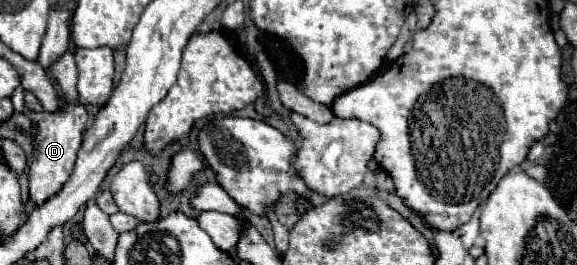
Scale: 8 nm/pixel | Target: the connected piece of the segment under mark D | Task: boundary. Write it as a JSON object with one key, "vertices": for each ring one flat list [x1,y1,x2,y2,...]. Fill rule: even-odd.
{"vertices":[[66,52,50,68,50,74,58,82,58,86,64,94,64,106,62,106,62,110,56,110,56,112,40,112,40,114,30,116,34,126,38,128,36,136,32,138,34,154,32,154,32,162,30,162,30,200,34,204,46,202,64,186,64,182,68,180,68,176,74,168,76,154,78,154,78,148,82,144,82,132,88,126,86,106,82,106,78,102,78,90,76,90,78,70,76,70,76,62,74,62,74,54]]}

